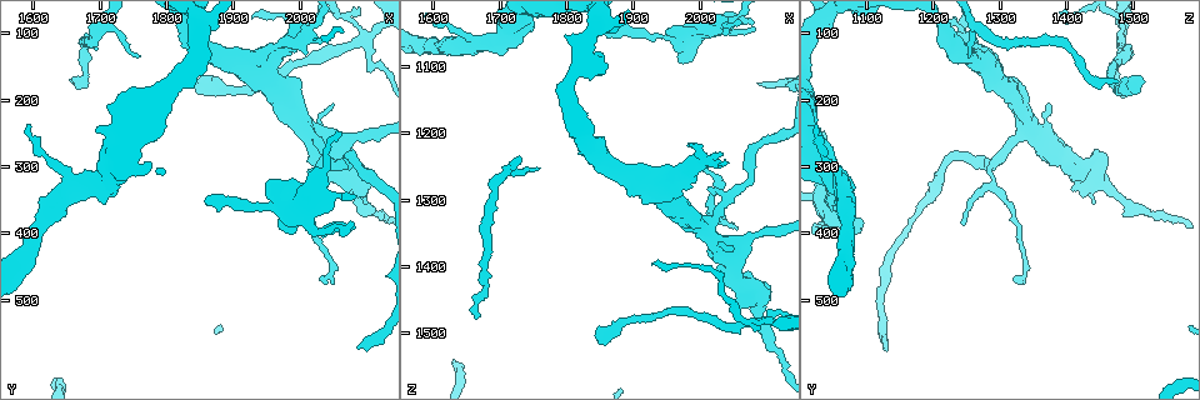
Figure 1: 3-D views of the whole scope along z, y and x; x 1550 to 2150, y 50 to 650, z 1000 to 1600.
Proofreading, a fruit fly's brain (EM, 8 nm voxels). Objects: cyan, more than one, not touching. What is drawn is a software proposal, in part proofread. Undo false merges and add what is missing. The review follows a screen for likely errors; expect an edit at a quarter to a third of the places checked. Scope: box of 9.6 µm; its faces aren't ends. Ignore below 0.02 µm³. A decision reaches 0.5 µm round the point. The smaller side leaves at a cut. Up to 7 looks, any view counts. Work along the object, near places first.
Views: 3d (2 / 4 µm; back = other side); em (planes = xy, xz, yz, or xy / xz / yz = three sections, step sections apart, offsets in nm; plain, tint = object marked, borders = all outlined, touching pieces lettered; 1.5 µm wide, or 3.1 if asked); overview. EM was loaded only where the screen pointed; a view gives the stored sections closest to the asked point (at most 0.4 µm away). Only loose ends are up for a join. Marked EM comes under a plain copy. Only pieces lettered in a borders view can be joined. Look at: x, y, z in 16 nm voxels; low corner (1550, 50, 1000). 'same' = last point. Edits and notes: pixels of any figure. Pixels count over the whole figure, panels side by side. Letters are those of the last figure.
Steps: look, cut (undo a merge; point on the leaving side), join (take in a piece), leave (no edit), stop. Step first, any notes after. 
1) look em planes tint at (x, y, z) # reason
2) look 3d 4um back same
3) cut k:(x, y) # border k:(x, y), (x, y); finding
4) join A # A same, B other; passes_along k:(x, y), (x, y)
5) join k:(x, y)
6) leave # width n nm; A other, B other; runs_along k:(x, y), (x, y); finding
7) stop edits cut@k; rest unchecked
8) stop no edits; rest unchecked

look 3d 4um at (1975, 380, 1090) # stops while still wide

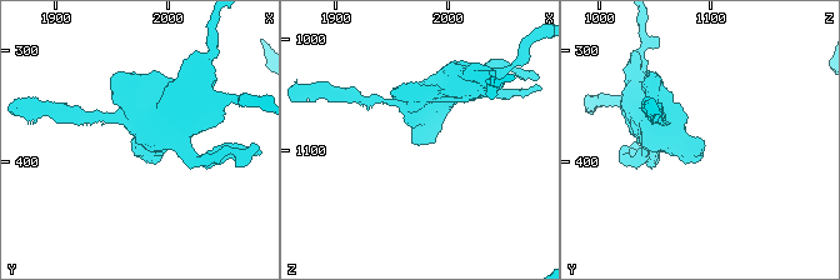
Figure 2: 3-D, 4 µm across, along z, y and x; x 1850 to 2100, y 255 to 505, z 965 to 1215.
look em planes borders at (1972, 380, 1096) # shape alone is not enough

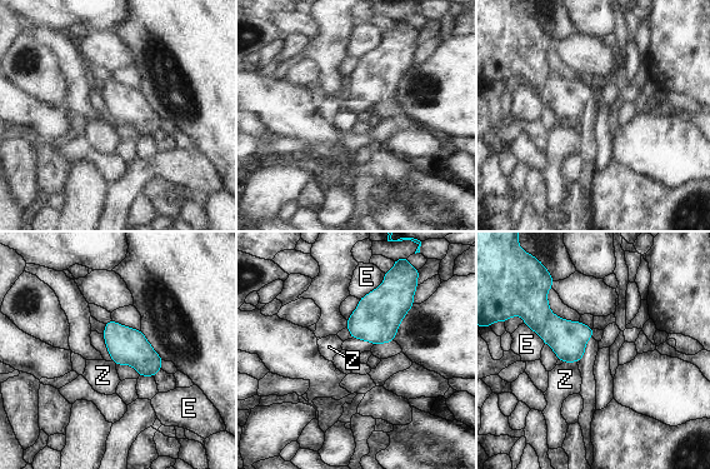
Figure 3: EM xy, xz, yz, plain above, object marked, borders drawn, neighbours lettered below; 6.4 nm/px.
leave # E other, Z other; border 3:(563, 362), (576, 363); no lettered piece goes on from it

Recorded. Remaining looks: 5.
look 3d 4um at (1860, 360, 1050) # an open end

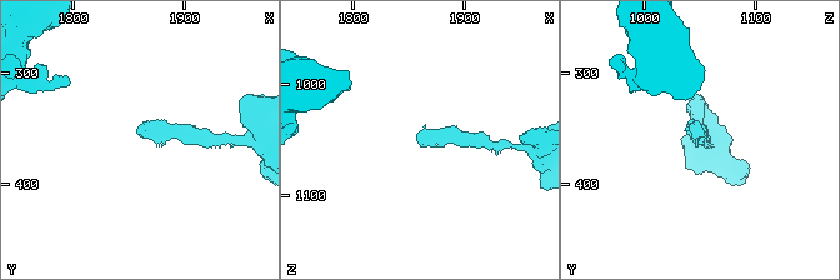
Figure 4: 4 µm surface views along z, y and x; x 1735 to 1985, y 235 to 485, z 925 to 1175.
look em planes tint at (1858, 354, 1054) # shape alone is not enough

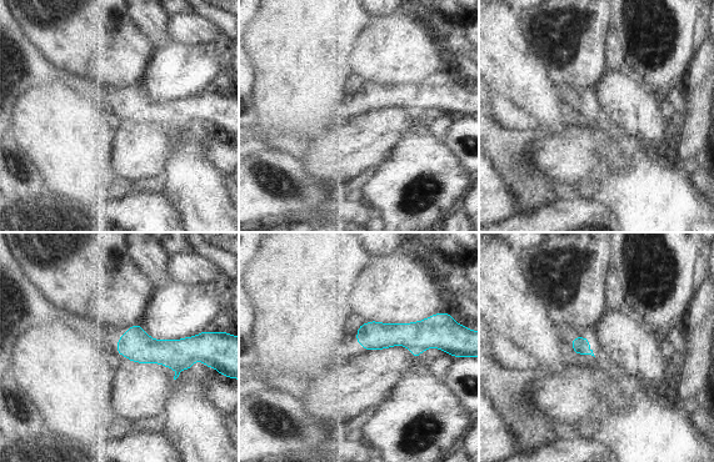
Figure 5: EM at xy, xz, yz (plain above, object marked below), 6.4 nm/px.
look em planes borders same

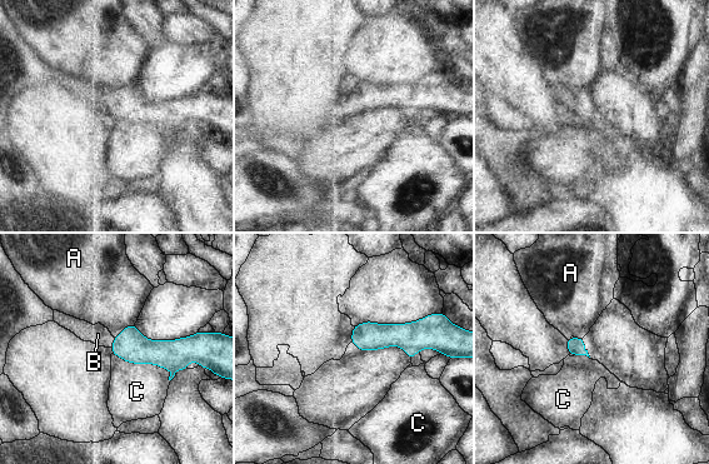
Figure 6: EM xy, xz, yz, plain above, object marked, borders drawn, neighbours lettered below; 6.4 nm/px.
join B # A other, B same, C other; it goes on there

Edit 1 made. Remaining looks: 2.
stop edits join@6; rest unchecked

